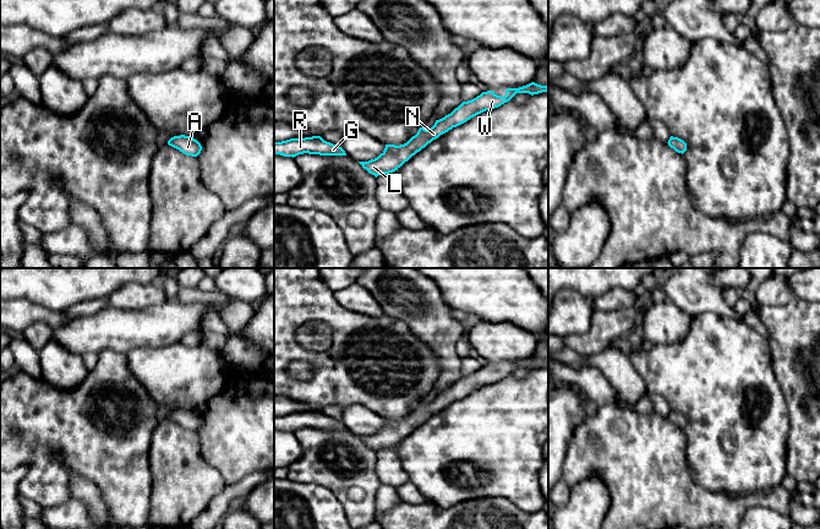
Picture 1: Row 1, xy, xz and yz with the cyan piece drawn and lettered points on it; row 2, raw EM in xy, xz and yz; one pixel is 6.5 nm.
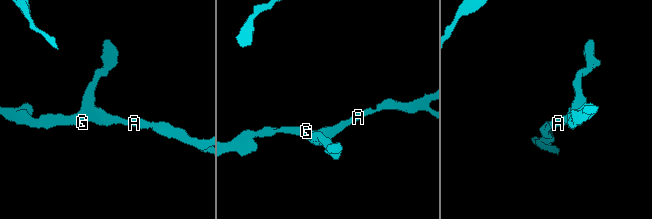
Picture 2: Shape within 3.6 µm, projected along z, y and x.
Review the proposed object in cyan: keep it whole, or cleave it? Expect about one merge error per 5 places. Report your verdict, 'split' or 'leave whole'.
leave whole

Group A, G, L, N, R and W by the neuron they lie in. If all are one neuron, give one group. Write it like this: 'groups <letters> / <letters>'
groups A G L N R W

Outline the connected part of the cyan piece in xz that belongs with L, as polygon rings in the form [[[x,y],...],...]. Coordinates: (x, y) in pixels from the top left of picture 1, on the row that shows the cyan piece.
[[[535,82],[519,88],[507,88],[504,97],[497,96],[493,91],[482,92],[476,98],[463,102],[450,114],[436,120],[431,129],[426,130],[420,127],[417,133],[406,143],[400,146],[386,144],[384,151],[377,158],[359,163],[376,178],[382,174],[393,173],[428,143],[453,127],[466,122],[471,118],[486,110],[492,110],[501,107],[502,104],[509,102],[516,93],[529,93],[534,96],[542,92],[548,92],[548,87],[537,84]]]

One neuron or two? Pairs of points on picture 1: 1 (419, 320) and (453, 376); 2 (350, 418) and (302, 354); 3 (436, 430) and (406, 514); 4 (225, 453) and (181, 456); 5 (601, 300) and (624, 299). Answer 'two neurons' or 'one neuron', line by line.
1: one neuron
2: two neurons
3: two neurons
4: two neurons
5: one neuron

